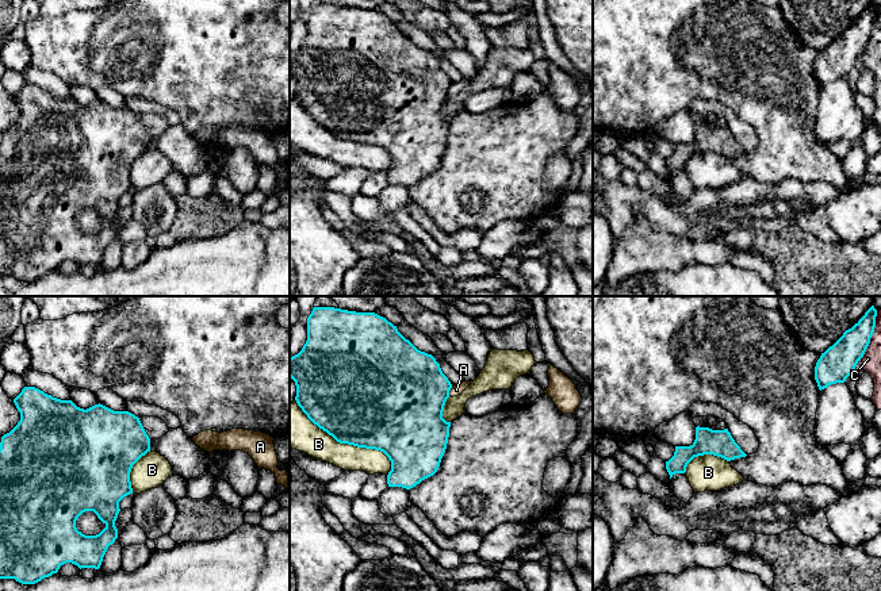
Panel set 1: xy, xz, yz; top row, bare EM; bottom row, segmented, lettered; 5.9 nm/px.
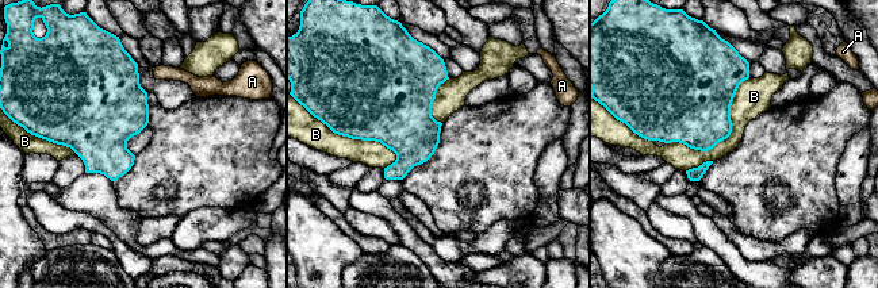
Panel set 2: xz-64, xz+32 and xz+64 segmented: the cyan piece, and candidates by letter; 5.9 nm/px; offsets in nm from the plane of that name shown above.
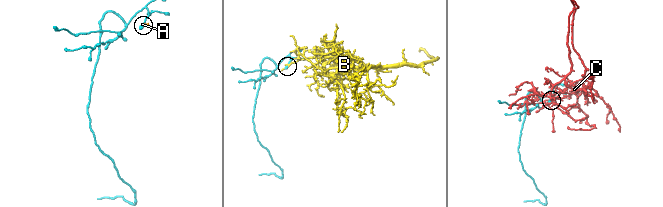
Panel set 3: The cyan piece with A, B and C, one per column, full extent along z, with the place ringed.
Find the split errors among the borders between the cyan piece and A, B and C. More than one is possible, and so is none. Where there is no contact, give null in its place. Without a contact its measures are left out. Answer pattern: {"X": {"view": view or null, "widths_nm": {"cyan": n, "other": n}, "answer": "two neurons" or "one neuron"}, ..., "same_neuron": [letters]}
{"A": {"view": "xz", "widths_nm": {"cyan": 460, "other": 60}, "answer": "two neurons"}, "B": {"view": "xz", "widths_nm": {"cyan": 500, "other": 180}, "answer": "two neurons"}, "C": {"view": "yz", "widths_nm": {"cyan": 200, "other": 110}, "answer": "two neurons"}, "same_neuron": []}

